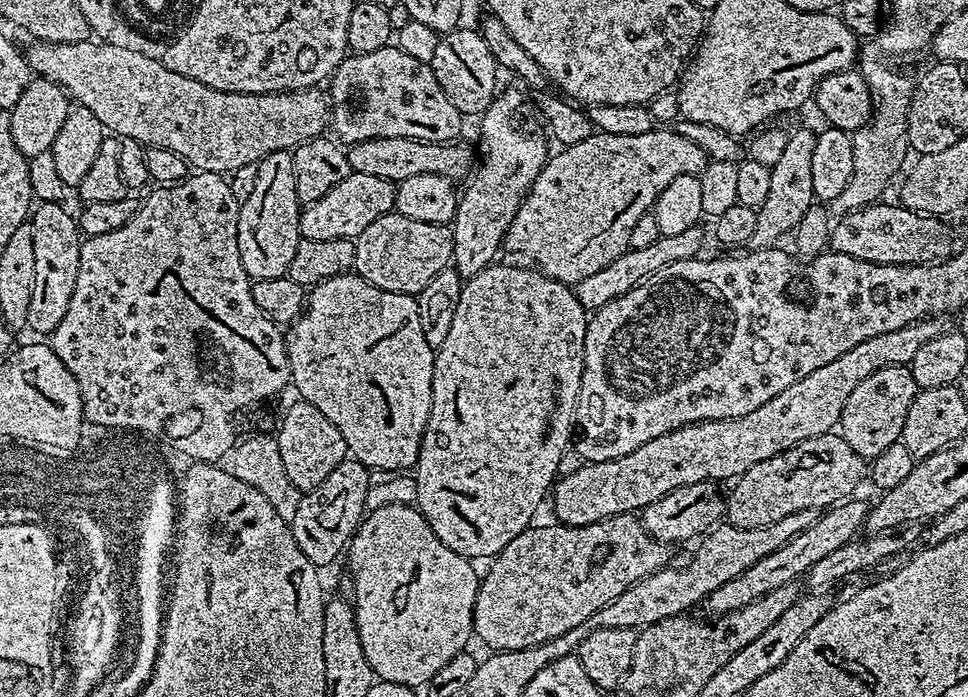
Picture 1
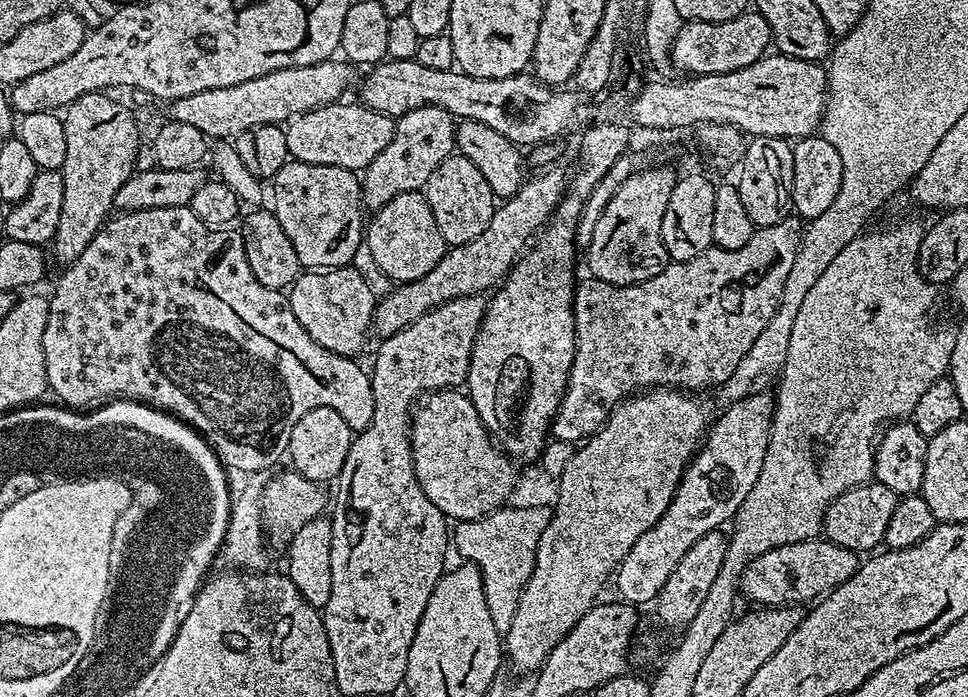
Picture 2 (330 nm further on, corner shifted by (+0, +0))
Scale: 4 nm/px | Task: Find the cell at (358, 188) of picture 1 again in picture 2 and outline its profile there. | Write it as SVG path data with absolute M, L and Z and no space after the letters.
M422 106L399 117L386 150L382 150L382 154L378 154L378 158L363 169L360 185L363 207L375 214L386 206L386 202L398 198L398 194L427 189L430 174L434 174L434 170L438 170L438 166L442 166L442 162L457 151L456 126L453 116L438 106Z

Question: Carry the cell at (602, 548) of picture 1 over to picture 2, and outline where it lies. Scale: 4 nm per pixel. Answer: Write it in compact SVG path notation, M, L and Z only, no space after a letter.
M823 538L779 544L745 566L738 588L756 606L804 606L807 600L815 601L833 588L842 586L842 582L849 580L861 563L857 553Z

